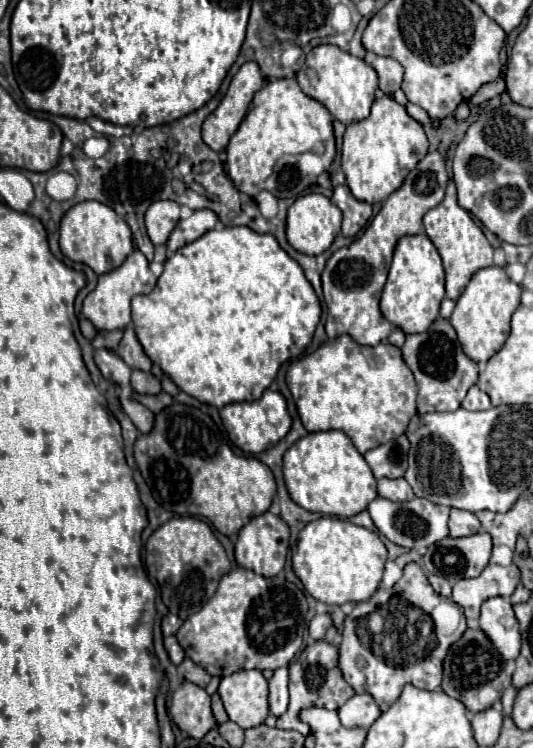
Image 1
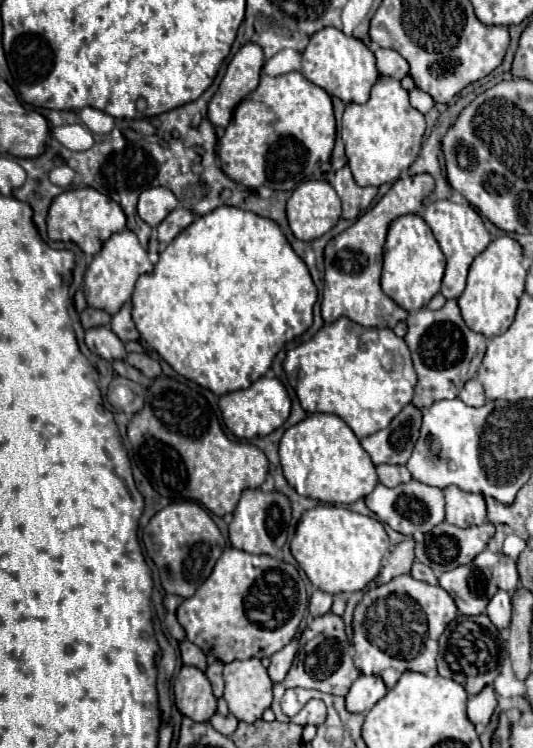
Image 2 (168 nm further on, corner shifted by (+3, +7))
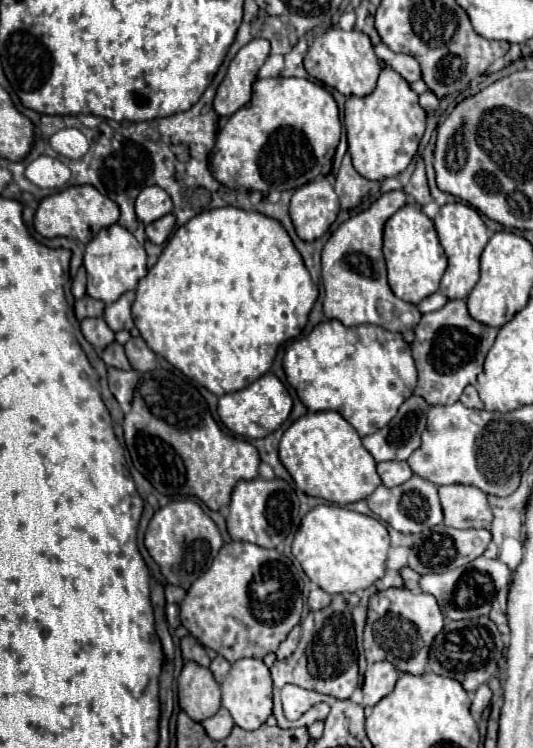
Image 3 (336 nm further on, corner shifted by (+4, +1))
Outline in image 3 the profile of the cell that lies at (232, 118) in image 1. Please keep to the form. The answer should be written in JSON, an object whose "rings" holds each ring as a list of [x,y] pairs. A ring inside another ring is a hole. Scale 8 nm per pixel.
{"rings":[[[252,39],[236,53],[214,99],[218,115],[232,115],[250,101],[252,83],[256,81],[258,69],[264,65],[268,55],[270,43],[266,39]]]}

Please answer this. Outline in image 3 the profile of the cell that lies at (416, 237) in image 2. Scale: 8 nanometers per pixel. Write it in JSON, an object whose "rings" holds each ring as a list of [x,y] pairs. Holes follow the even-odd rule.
{"rings":[[[414,205],[398,209],[384,225],[384,259],[388,265],[388,283],[396,297],[418,305],[424,297],[438,291],[446,271],[446,255],[438,241],[434,221]]]}

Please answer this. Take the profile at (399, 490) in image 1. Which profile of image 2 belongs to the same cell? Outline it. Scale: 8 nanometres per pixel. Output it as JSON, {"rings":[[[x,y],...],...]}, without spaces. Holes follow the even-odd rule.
{"rings":[[[377,465],[377,477],[385,487],[397,487],[411,481],[411,473],[405,465]]]}

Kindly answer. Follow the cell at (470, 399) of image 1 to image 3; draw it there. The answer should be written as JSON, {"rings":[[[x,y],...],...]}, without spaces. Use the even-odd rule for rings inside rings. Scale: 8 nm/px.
{"rings":[[[468,385],[460,397],[460,401],[466,405],[466,407],[474,407],[474,409],[484,409],[484,403],[482,399],[478,397],[478,391],[474,385]]]}

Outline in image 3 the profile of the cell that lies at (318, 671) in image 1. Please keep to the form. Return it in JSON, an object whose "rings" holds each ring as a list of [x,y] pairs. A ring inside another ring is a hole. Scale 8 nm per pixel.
{"rings":[[[334,595],[332,603],[320,611],[310,611],[308,617],[302,621],[302,637],[300,647],[282,661],[274,661],[270,667],[274,679],[274,717],[278,719],[278,727],[288,729],[294,727],[280,707],[280,689],[286,683],[300,685],[304,689],[316,689],[318,693],[336,697],[336,699],[350,699],[354,689],[358,687],[360,673],[356,663],[356,637],[354,637],[354,621],[352,609],[342,595]]]}

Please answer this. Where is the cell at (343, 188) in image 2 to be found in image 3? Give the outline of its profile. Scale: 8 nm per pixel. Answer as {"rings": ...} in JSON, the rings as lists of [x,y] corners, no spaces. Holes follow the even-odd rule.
{"rings":[[[346,153],[344,159],[342,159],[340,173],[336,175],[336,185],[334,185],[334,189],[336,189],[338,197],[340,197],[342,209],[352,209],[352,207],[360,205],[366,195],[378,193],[378,187],[380,187],[378,181],[368,181],[368,179],[364,179],[364,177],[352,167],[352,159],[350,159],[350,155]]]}

